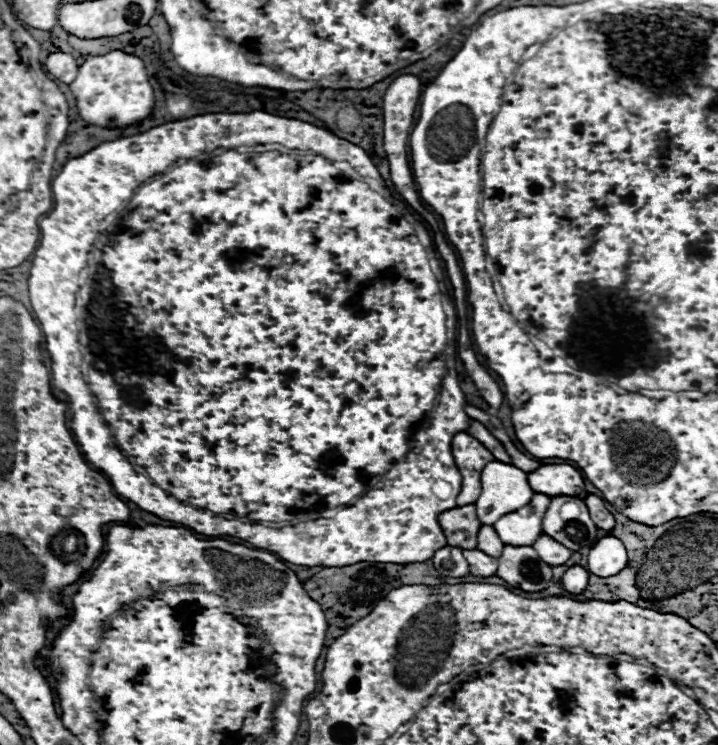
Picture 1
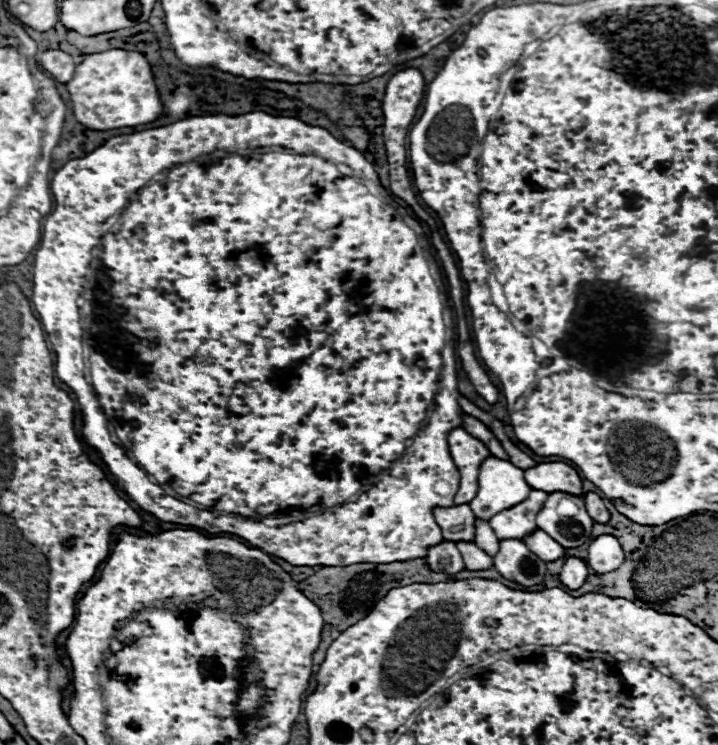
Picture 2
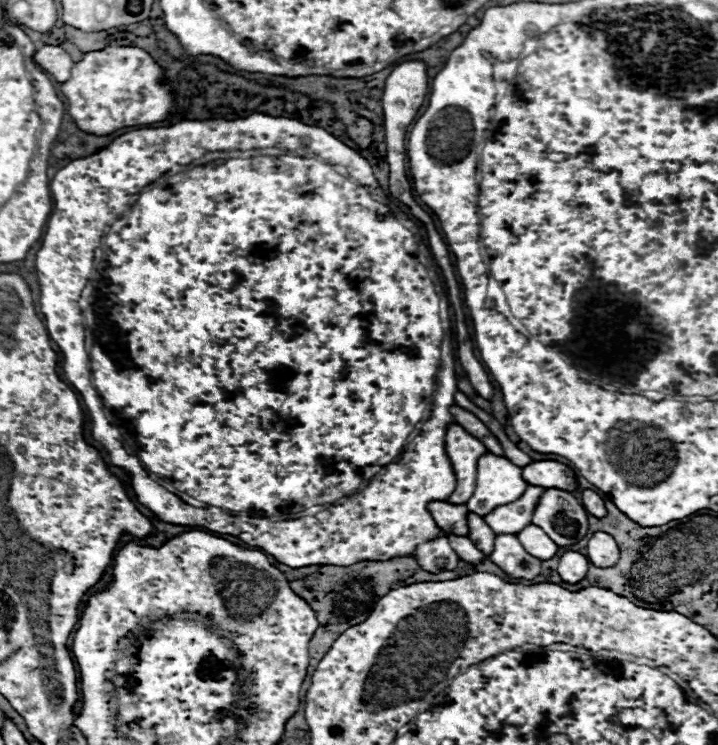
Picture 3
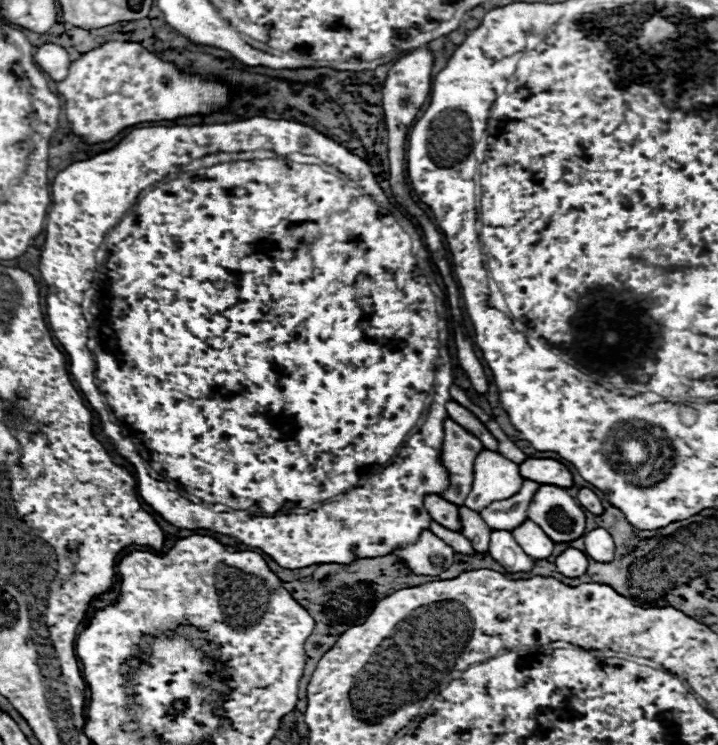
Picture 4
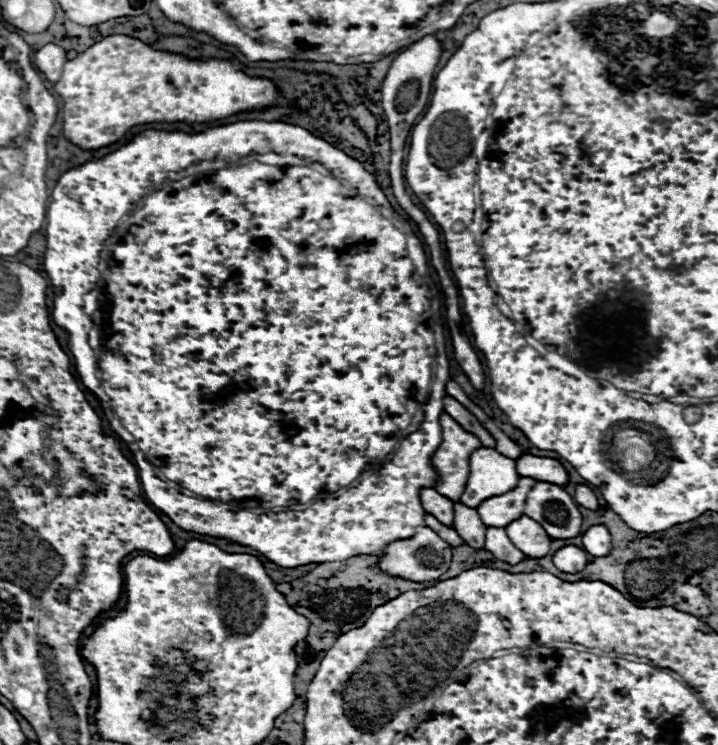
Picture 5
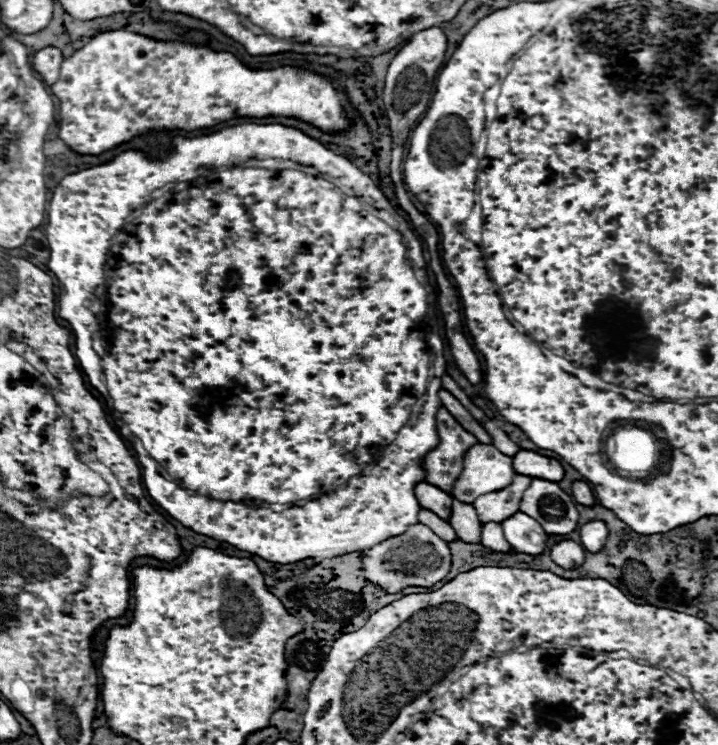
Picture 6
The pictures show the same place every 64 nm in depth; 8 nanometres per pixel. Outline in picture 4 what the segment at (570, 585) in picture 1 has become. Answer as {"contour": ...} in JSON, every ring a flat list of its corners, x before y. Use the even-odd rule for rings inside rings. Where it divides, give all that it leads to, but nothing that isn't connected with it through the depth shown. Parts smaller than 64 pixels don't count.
{"contour":[[568,548,556,558,556,568,566,578,578,578,588,568,588,556,576,548]]}

